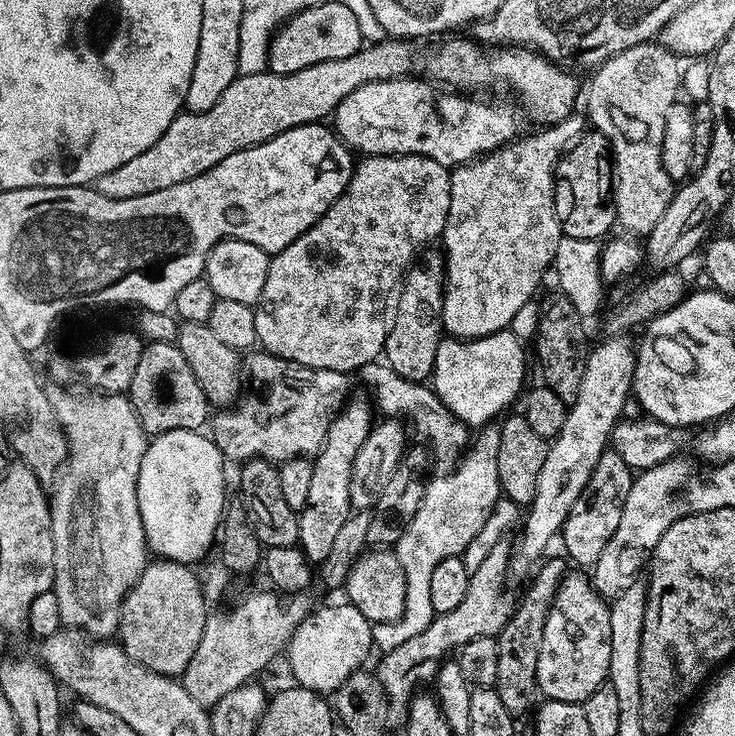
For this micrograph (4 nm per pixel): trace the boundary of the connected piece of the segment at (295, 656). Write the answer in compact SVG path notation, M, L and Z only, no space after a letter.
M341 602L329 608L320 606L299 624L288 641L286 657L292 676L301 688L321 694L335 693L350 674L365 667L368 651L373 651L372 624L353 604Z

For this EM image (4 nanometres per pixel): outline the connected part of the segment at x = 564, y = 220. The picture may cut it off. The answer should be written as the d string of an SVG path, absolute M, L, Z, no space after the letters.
M585 131L578 143L563 153L556 163L556 217L561 233L570 238L597 241L607 237L607 232L618 224L613 187L612 145L602 133Z

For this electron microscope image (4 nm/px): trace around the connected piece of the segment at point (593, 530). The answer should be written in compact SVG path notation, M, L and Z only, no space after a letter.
M606 450L602 458L598 458L598 466L594 466L590 482L586 482L578 502L574 502L570 514L564 519L562 541L564 540L564 548L568 551L567 559L572 564L576 563L573 565L593 566L598 562L611 535L618 530L618 522L621 521L622 508L626 503L633 477L634 469L622 462L617 452Z

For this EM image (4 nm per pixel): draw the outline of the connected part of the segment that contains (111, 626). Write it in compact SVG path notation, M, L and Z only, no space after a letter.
M49 383L46 388L48 401L54 410L54 414L60 423L60 429L64 431L64 437L68 443L68 459L60 470L60 475L54 481L54 487L50 492L50 507L52 510L52 537L54 538L54 578L56 583L54 591L58 598L58 610L62 610L64 624L70 628L79 628L90 638L112 638L117 635L120 627L120 607L126 598L126 594L138 582L142 570L150 562L150 553L146 534L142 530L142 514L138 510L138 470L142 466L144 452L148 449L149 437L143 426L138 422L138 414L134 410L132 401L124 394L88 394L92 396L75 396L68 392L67 387L59 383Z

